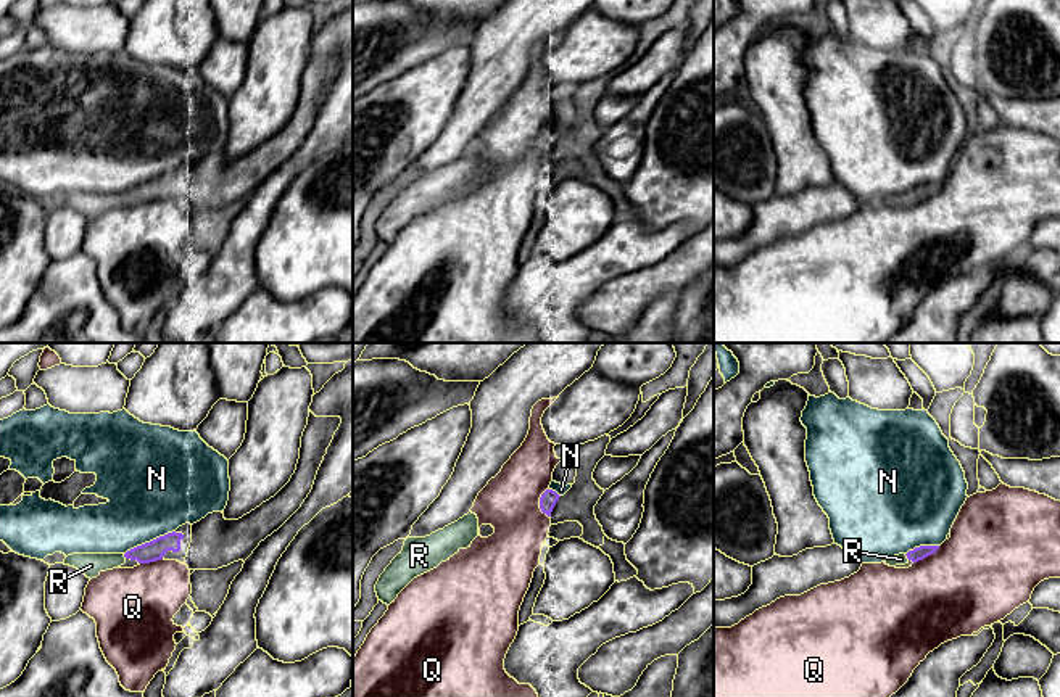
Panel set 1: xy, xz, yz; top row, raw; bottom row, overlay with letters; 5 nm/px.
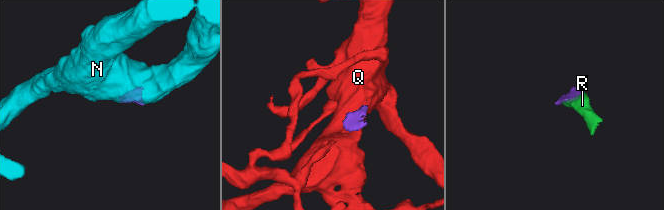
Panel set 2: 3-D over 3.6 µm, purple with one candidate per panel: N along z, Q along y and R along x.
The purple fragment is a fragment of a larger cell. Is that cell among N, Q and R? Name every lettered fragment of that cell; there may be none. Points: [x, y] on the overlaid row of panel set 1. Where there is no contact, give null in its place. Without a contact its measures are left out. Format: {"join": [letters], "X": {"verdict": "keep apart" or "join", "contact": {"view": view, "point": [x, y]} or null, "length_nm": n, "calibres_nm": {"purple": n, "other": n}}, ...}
{"join": ["R"], "N": {"verdict": "keep apart", "contact": {"view": "xy", "point": [150, 541]}, "length_nm": 280, "calibres_nm": {"purple": 100, "other": 440}}, "Q": {"verdict": "keep apart", "contact": {"view": "xz", "point": [540, 503]}, "length_nm": 150, "calibres_nm": {"purple": 90, "other": 300}}, "R": {"verdict": "join", "contact": {"view": "yz", "point": [907, 557]}, "length_nm": 40, "calibres_nm": {"purple": 70, "other": 60}}}

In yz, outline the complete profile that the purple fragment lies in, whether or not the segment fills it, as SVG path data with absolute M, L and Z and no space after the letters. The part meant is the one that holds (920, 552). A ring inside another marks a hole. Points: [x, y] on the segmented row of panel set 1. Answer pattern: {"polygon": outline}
{"polygon": "M920 546L920 547L915 547L913 551L909 551L907 554L899 554L899 555L889 557L884 563L889 567L905 565L910 560L915 563L915 562L923 560L925 557L934 554L938 549L939 549L939 546Z"}

